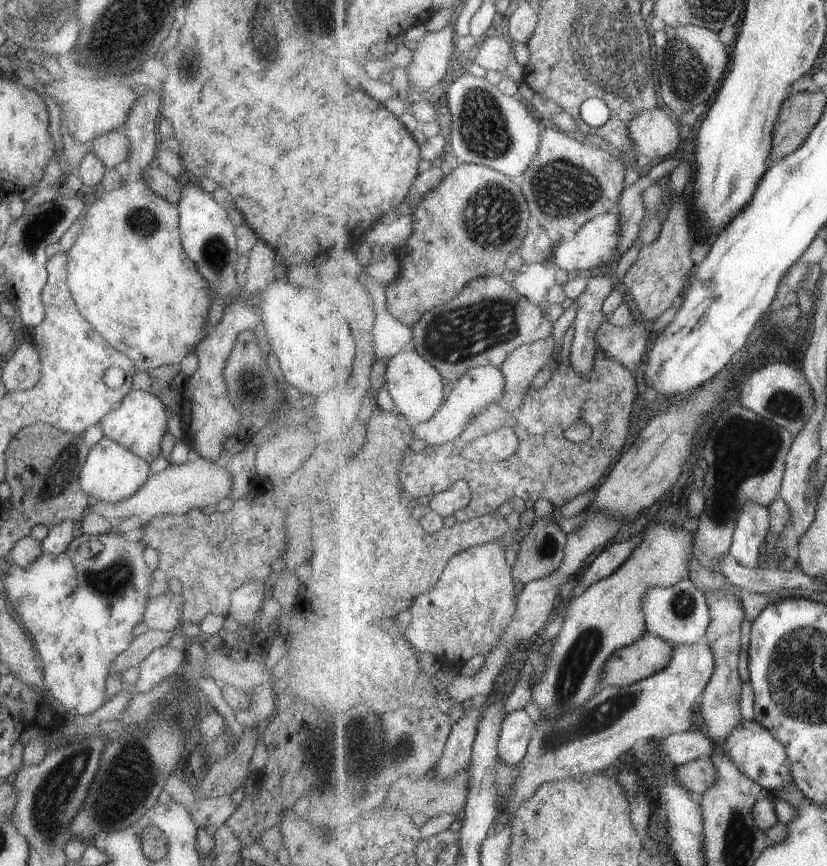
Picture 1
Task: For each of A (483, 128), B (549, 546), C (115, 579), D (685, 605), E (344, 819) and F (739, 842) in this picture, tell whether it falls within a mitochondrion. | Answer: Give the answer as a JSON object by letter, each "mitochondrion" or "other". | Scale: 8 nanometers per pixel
{"A":"mitochondrion","B":"mitochondrion","C":"mitochondrion","D":"mitochondrion","E":"other","F":"mitochondrion"}

